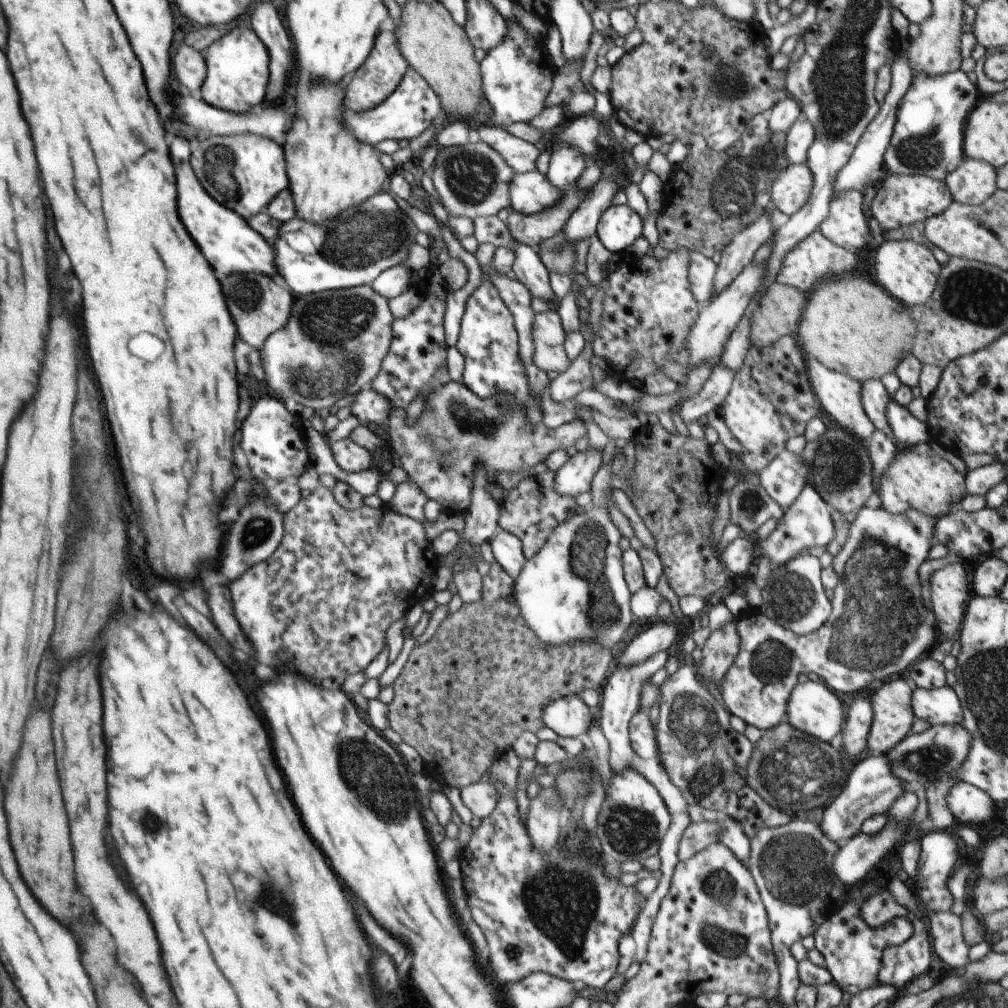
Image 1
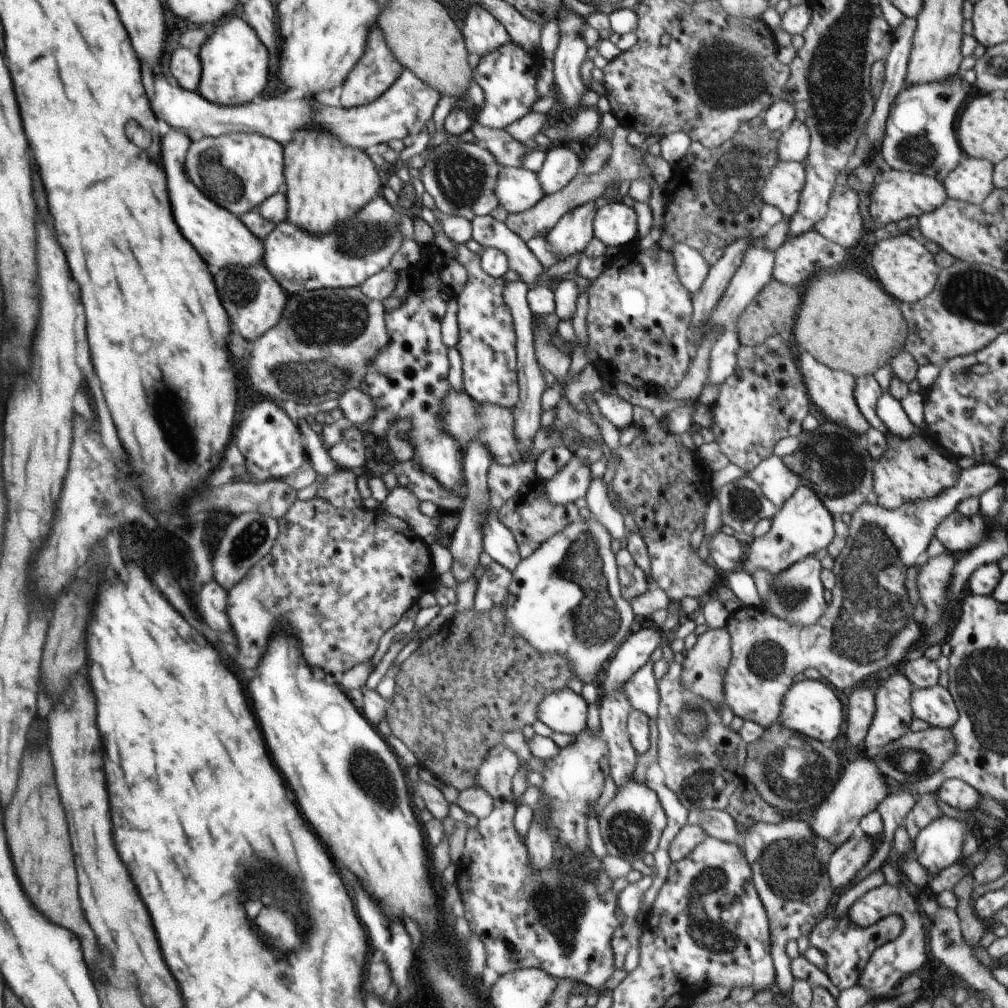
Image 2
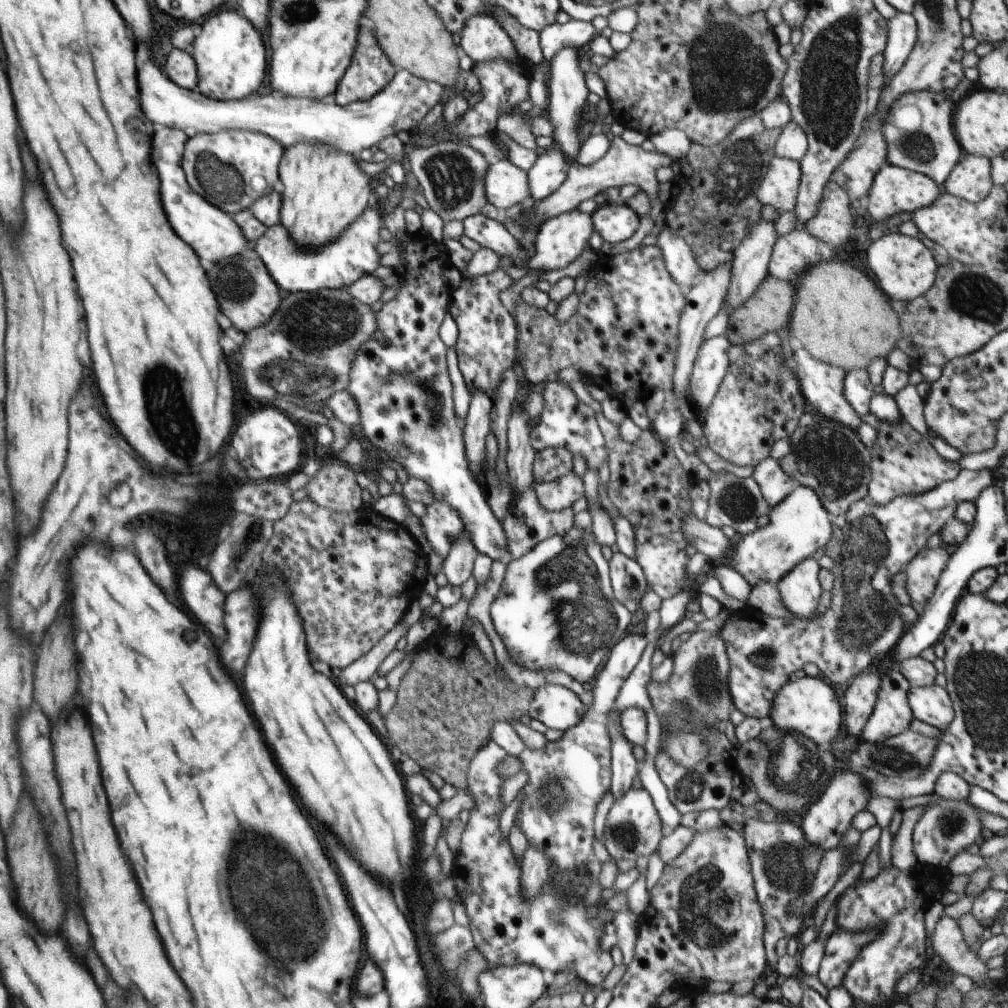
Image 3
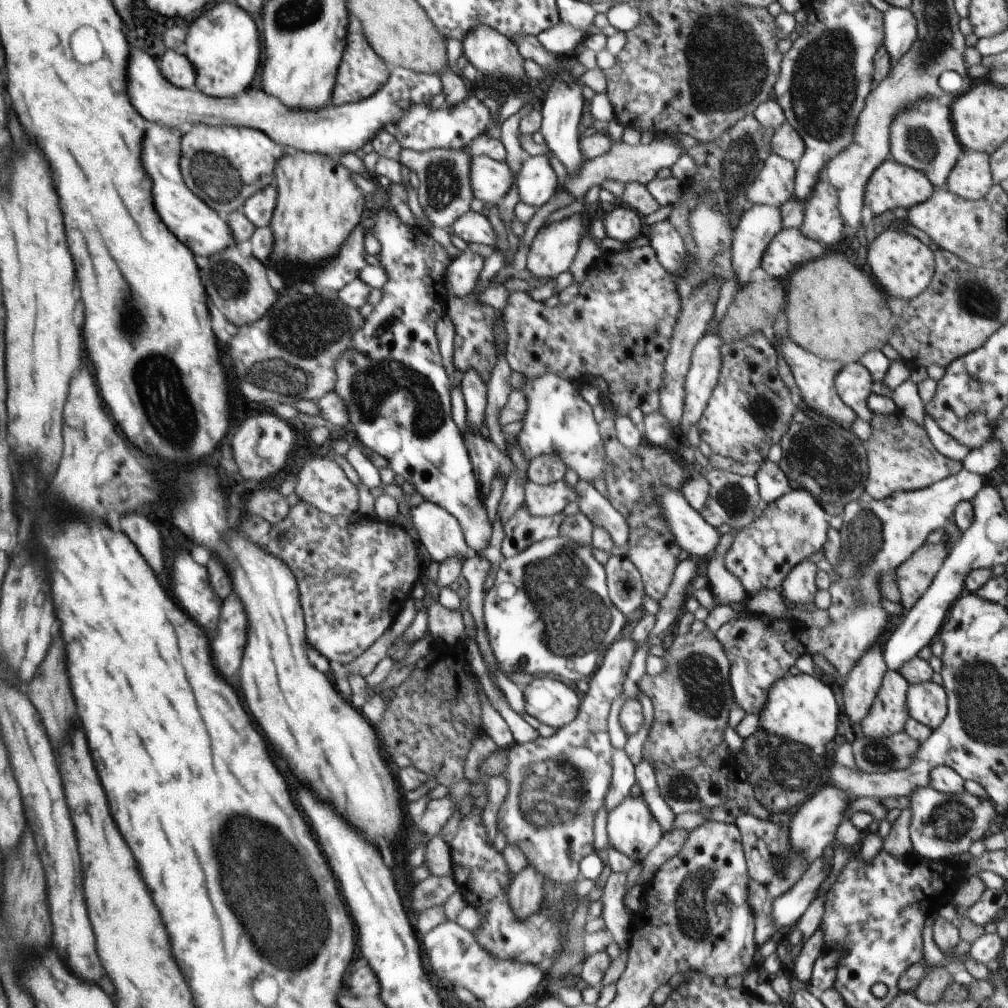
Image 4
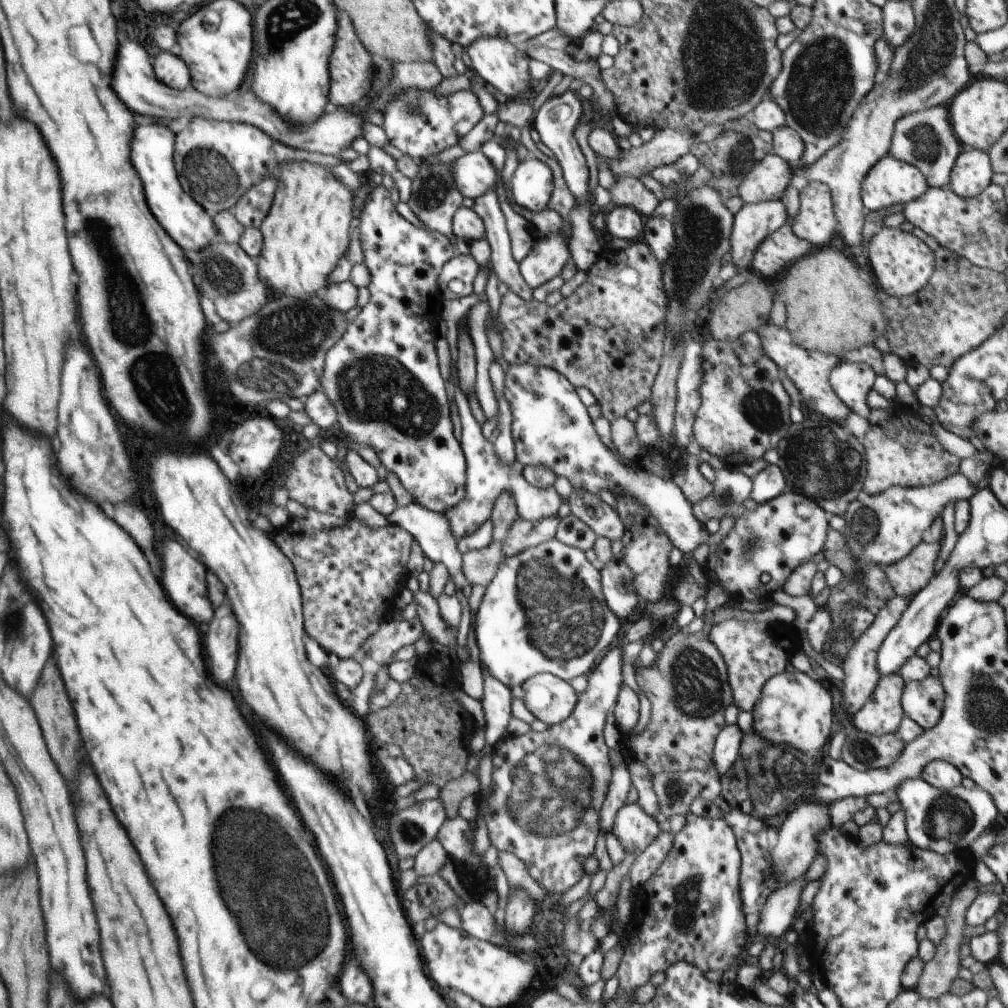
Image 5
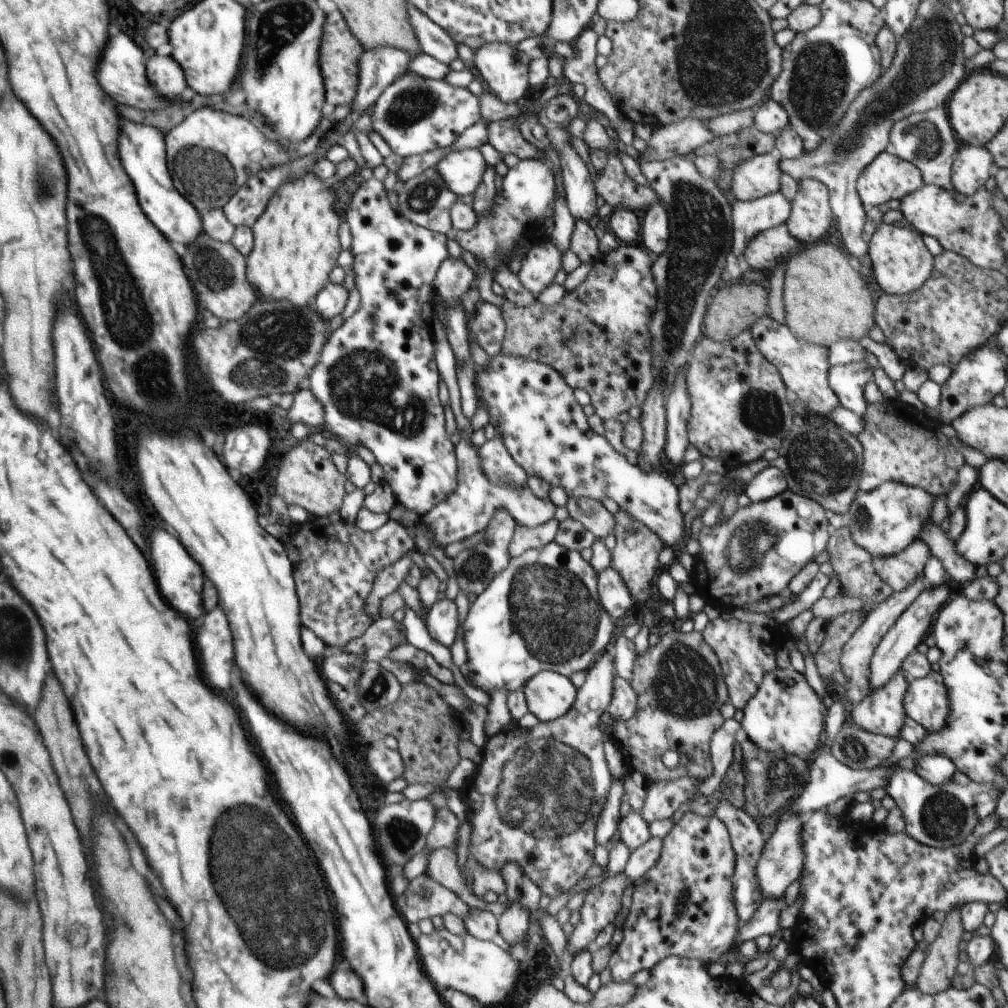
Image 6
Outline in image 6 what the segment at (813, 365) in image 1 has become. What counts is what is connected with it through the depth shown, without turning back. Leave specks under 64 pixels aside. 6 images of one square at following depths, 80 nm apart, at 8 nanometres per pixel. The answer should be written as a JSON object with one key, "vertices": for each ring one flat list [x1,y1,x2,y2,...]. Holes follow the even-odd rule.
{"vertices":[[769,315,759,318,749,331,759,351,778,369,786,388,795,392,808,409,816,414,829,415,840,406,828,382,831,367,828,348,800,341,787,325,777,323]]}

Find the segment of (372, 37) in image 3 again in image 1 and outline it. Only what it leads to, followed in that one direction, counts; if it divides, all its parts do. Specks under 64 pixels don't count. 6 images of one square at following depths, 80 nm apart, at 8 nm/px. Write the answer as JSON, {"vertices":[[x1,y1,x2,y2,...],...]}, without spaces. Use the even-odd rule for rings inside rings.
{"vertices":[[380,31,368,58,356,70,356,76,353,76,353,80,346,86,347,91,343,103,347,110,353,113,361,113,376,108,398,88,409,68,408,61,405,56,402,56,398,48,395,32]]}

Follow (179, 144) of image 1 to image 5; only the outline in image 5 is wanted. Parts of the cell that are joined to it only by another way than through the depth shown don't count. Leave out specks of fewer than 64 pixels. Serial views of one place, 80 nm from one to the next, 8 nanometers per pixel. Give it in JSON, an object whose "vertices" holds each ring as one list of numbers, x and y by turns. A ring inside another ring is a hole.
{"vertices":[[150,124,150,126,138,126,138,132,134,132,132,140,132,164,138,170,138,176,144,182,144,192,148,206,156,220,162,224,162,228,180,244,184,250,202,250,207,248,211,241,219,238,217,224,206,212,206,209,198,204,190,193,184,192,178,182,178,172,174,168,174,132,168,126,162,124]]}

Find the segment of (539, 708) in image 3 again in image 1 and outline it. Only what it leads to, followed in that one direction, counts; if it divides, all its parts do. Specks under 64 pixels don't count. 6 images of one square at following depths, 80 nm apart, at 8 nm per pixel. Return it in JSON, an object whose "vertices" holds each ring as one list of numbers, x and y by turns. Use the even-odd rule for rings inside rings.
{"vertices":[[568,695,543,708,543,722,560,736,576,737,588,731,595,713,579,695]]}

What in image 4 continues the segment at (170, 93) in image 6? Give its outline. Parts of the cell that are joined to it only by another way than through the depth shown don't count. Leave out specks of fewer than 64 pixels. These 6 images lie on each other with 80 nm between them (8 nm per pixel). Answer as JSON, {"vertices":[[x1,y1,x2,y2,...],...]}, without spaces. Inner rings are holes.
{"vertices":[[168,50,162,56,160,62,160,70,164,74,166,80,170,80,172,84,183,89,195,90,196,73,193,64,188,60,188,57,174,50]]}

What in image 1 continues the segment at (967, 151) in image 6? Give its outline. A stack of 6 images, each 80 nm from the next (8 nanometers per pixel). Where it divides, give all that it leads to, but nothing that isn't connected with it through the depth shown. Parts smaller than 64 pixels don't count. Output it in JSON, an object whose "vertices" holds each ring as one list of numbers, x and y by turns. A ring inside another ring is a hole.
{"vertices":[[964,158,946,178,953,200,965,205,982,204,997,188,997,170,986,161]]}

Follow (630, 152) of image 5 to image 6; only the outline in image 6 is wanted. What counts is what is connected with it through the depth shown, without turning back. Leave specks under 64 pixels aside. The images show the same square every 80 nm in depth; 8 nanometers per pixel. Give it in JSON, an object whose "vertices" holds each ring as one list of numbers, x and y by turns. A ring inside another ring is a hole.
{"vertices":[[688,117,677,123,653,128,646,151,640,153,641,158,645,161,663,161,694,153,698,147,715,137,706,123,696,117]]}

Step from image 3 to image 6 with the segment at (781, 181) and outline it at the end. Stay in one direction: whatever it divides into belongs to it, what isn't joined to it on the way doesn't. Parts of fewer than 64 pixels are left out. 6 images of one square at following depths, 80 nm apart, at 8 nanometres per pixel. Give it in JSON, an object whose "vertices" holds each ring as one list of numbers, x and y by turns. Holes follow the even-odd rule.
{"vertices":[[775,152,754,155,733,172,731,191,738,201,753,201,781,190,781,158]]}

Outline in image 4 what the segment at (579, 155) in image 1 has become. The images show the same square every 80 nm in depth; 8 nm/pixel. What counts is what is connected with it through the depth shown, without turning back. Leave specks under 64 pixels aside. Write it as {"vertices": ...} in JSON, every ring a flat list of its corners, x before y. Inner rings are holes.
{"vertices":[[550,155,531,156,517,174,516,188,521,201,542,208,559,188,558,178,550,165]]}

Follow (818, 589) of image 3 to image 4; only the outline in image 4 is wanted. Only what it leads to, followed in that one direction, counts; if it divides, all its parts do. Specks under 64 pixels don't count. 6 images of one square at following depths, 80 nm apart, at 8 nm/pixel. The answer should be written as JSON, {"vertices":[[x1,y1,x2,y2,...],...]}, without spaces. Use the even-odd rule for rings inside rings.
{"vertices":[[802,561,794,567,780,586,781,596,790,602,802,605,812,602,816,592,819,590,816,584,818,567,813,561]]}

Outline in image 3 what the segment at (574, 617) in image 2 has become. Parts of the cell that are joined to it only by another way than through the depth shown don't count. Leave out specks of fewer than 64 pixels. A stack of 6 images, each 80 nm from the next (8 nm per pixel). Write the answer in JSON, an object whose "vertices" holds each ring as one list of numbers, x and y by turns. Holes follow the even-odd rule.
{"vertices":[[572,527,564,536,554,535,542,542,539,542,530,552,527,552,524,556,517,559,512,559,507,562,504,582,498,598,494,601,494,604,490,607,490,616,492,617,493,624,497,633,501,636,503,643,508,650,508,653,514,662,519,666,527,666,531,670,551,669,551,670,562,670,578,680,581,684,584,682,590,682,592,678,596,678,598,669,602,666,602,662,608,658,611,648,620,640,623,639,627,634,627,626,634,621,633,614,627,609,626,605,623,605,613,593,611,586,611,576,609,575,609,561,604,559,602,555,602,545,597,541,592,528,581,529,578,527]]}

